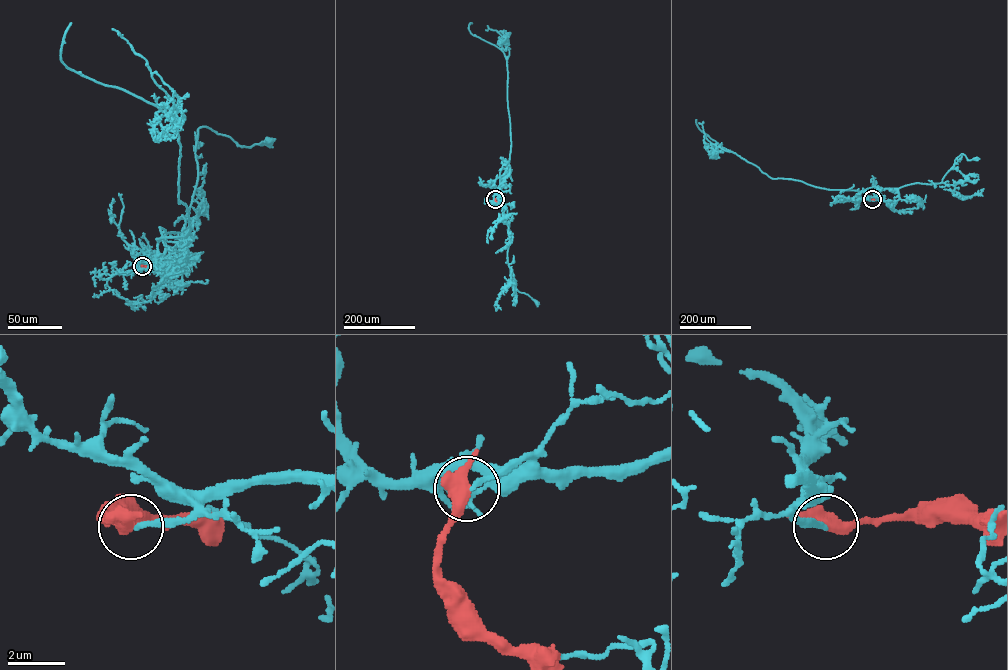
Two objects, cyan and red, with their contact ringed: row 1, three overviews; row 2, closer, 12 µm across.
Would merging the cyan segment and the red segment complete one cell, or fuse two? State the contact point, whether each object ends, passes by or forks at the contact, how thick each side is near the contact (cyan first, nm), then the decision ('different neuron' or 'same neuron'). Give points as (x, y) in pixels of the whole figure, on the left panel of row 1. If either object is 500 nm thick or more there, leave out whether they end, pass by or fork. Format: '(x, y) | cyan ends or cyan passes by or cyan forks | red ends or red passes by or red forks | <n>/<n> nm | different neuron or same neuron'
(142, 266) | cyan ends | red passes by | 170/480 nm | different neuron

